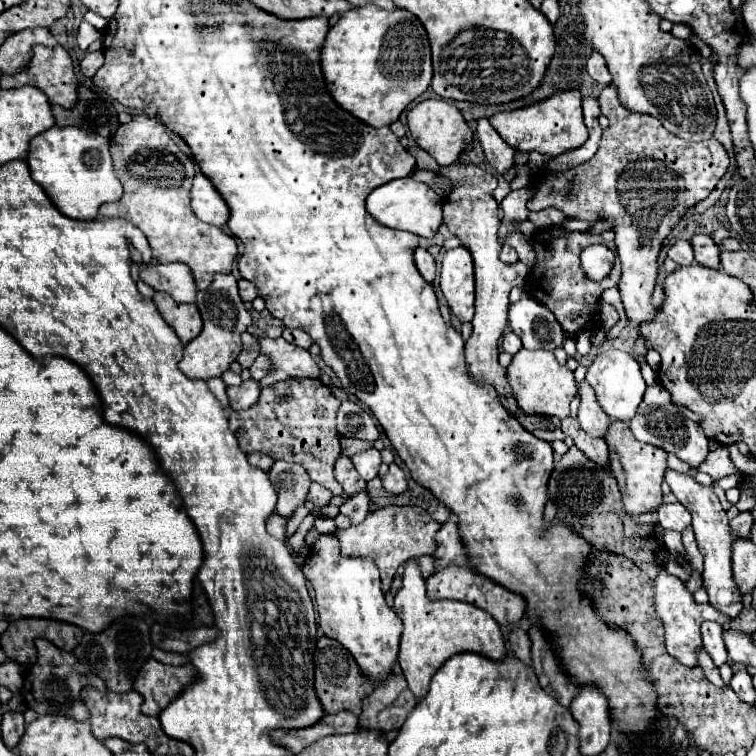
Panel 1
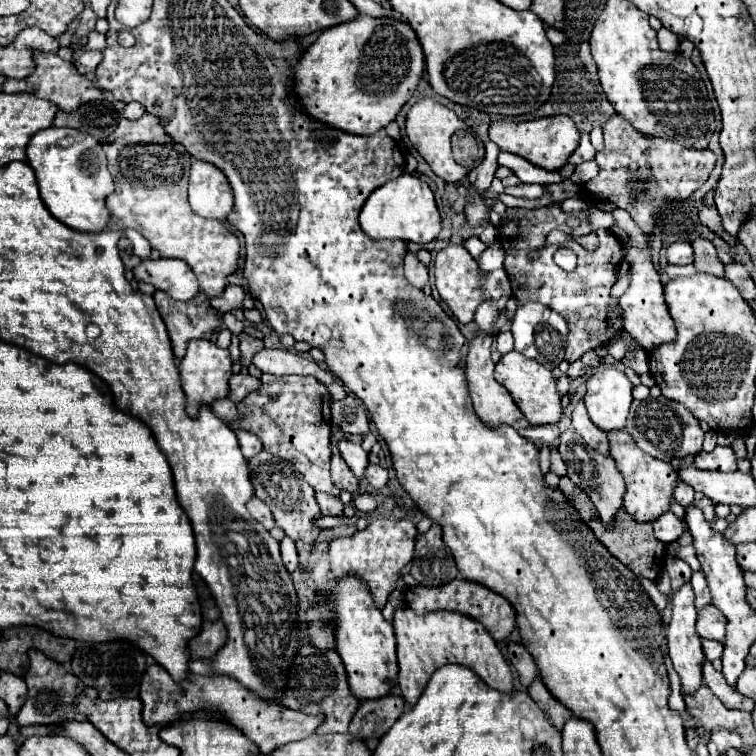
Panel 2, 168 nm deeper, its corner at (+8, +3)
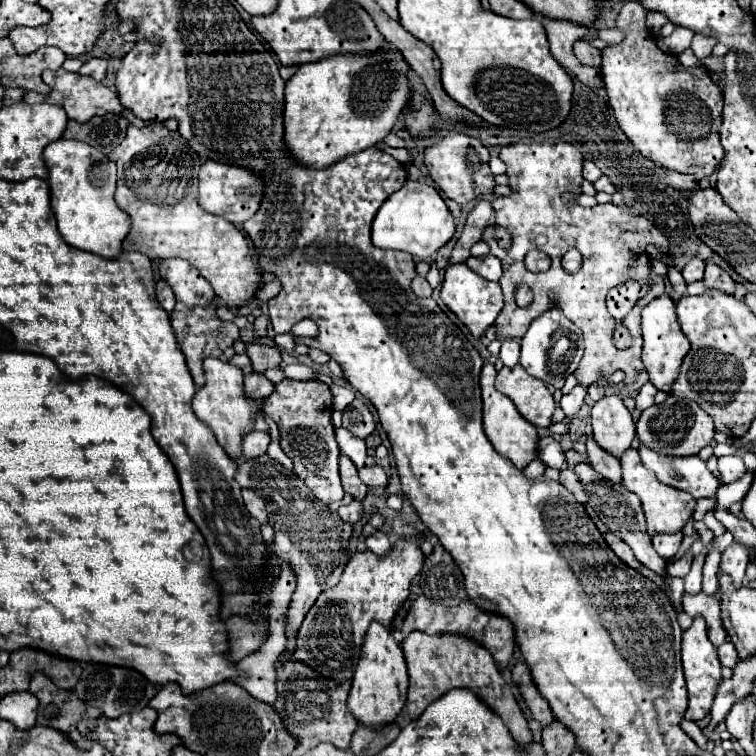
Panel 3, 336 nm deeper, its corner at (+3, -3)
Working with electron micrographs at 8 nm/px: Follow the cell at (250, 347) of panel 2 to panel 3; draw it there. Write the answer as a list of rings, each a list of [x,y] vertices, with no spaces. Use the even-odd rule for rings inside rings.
[[[249,343],[247,345],[247,355],[251,359],[251,365],[253,365],[253,371],[257,373],[263,373],[267,369],[273,369],[273,367],[279,367],[281,363],[281,353],[277,347],[271,347],[271,345],[259,345],[259,343]]]

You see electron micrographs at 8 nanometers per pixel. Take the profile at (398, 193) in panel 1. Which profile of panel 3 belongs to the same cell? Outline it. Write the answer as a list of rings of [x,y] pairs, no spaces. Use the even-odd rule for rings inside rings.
[[[407,181],[379,207],[371,227],[371,241],[375,247],[407,251],[421,261],[429,261],[433,253],[453,237],[453,233],[455,233],[453,217],[437,189],[423,181]]]

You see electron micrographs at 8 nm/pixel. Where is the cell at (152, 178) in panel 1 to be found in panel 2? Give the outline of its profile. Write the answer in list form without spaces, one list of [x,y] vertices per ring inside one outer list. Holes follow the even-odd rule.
[[[150,113],[136,121],[122,119],[116,133],[102,141],[102,147],[116,185],[114,193],[106,199],[106,207],[112,213],[108,229],[134,229],[162,257],[188,261],[198,277],[200,291],[208,297],[220,297],[228,285],[226,277],[238,269],[240,243],[222,221],[204,219],[190,209],[186,195],[192,165],[190,153],[180,143],[174,143]]]

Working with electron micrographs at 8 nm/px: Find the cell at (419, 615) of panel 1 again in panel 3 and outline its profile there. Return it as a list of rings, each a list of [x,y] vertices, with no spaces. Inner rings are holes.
[[[413,631],[403,641],[403,653],[409,669],[409,695],[407,695],[407,713],[411,719],[417,719],[429,703],[439,699],[445,691],[453,687],[469,687],[479,695],[509,727],[511,735],[517,743],[527,745],[531,741],[531,731],[527,727],[527,719],[517,705],[517,699],[511,693],[511,687],[503,679],[497,663],[491,659],[489,651],[481,647],[477,641],[465,635],[427,635],[421,631]]]

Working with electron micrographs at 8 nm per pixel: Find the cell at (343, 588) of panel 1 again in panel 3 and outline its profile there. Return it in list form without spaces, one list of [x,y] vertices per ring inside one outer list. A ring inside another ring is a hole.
[[[373,621],[373,625],[369,625],[363,639],[361,657],[355,667],[347,707],[359,723],[379,727],[389,721],[395,721],[405,701],[407,701],[407,667],[405,667],[401,645],[395,643],[387,627]]]

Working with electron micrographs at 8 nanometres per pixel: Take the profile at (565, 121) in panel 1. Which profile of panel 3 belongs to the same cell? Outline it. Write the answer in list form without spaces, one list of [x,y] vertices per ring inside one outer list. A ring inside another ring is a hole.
[[[523,139],[519,143],[511,143],[501,147],[499,155],[507,163],[507,175],[509,185],[513,189],[511,197],[497,197],[493,201],[493,209],[497,215],[497,225],[507,229],[511,235],[511,249],[503,249],[495,235],[483,235],[483,241],[489,243],[491,253],[501,259],[503,263],[503,275],[499,279],[499,285],[505,295],[505,309],[497,317],[497,335],[501,337],[523,337],[529,323],[541,315],[543,311],[557,307],[563,311],[567,319],[571,319],[581,331],[585,341],[585,353],[581,357],[581,363],[575,371],[577,383],[581,385],[593,385],[601,375],[615,373],[621,369],[625,373],[625,383],[629,393],[637,393],[643,383],[649,381],[649,375],[645,375],[645,365],[641,361],[641,311],[645,305],[659,297],[665,291],[662,276],[649,273],[649,257],[645,253],[645,245],[653,243],[655,247],[669,249],[667,239],[657,231],[657,227],[641,217],[633,207],[619,209],[613,203],[598,204],[592,208],[579,207],[575,201],[563,203],[561,193],[563,191],[575,191],[581,193],[581,167],[583,167],[583,155],[577,151],[573,143],[565,141],[529,141]],[[539,249],[545,251],[551,257],[551,269],[545,273],[531,273],[525,269],[523,257],[527,251]],[[567,249],[579,249],[583,255],[583,267],[575,275],[567,275],[561,267],[561,257]],[[629,279],[649,279],[651,286],[649,291],[639,299],[633,309],[621,319],[621,325],[625,325],[633,337],[633,345],[629,349],[617,349],[613,345],[613,331],[617,321],[609,315],[605,307],[605,295],[611,287],[621,285]],[[519,285],[527,285],[533,291],[533,301],[527,307],[515,305],[515,289]]]

